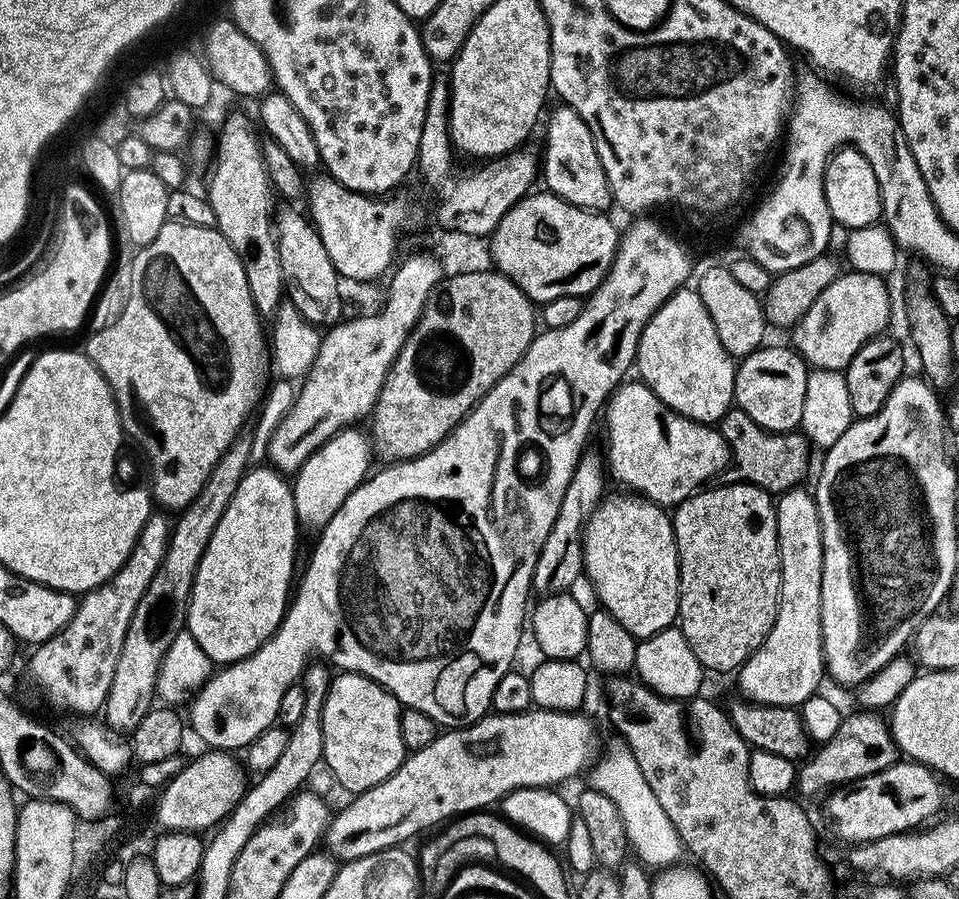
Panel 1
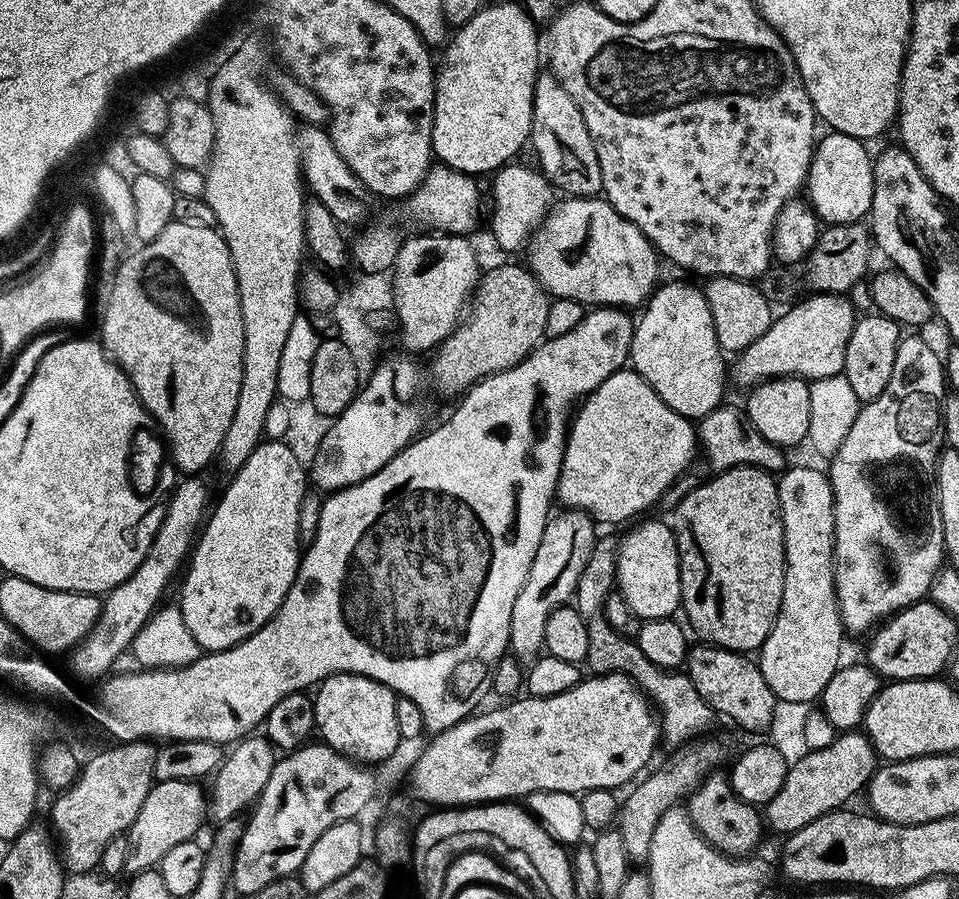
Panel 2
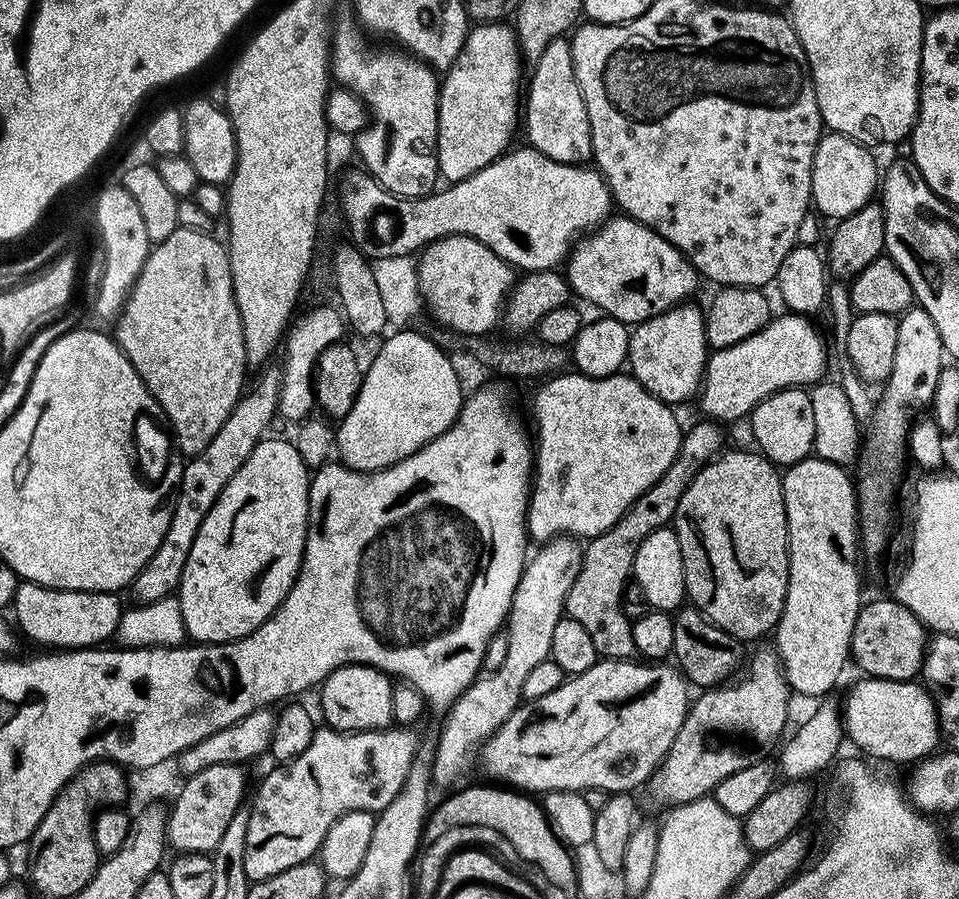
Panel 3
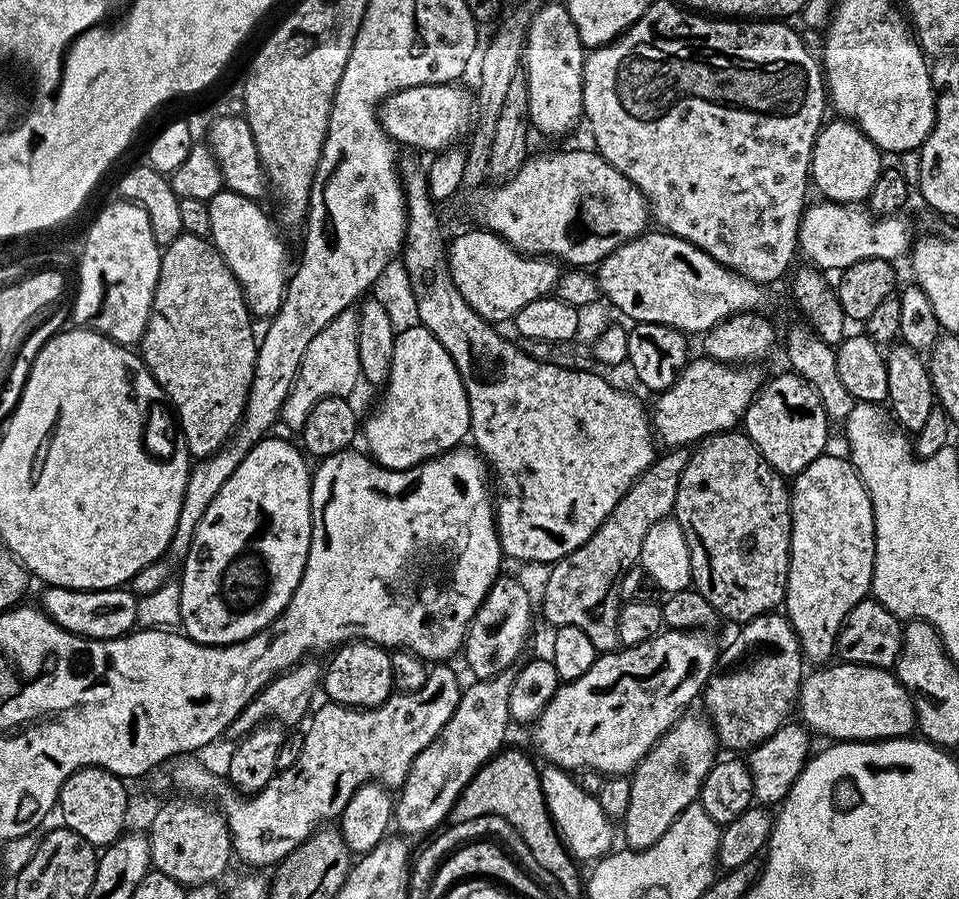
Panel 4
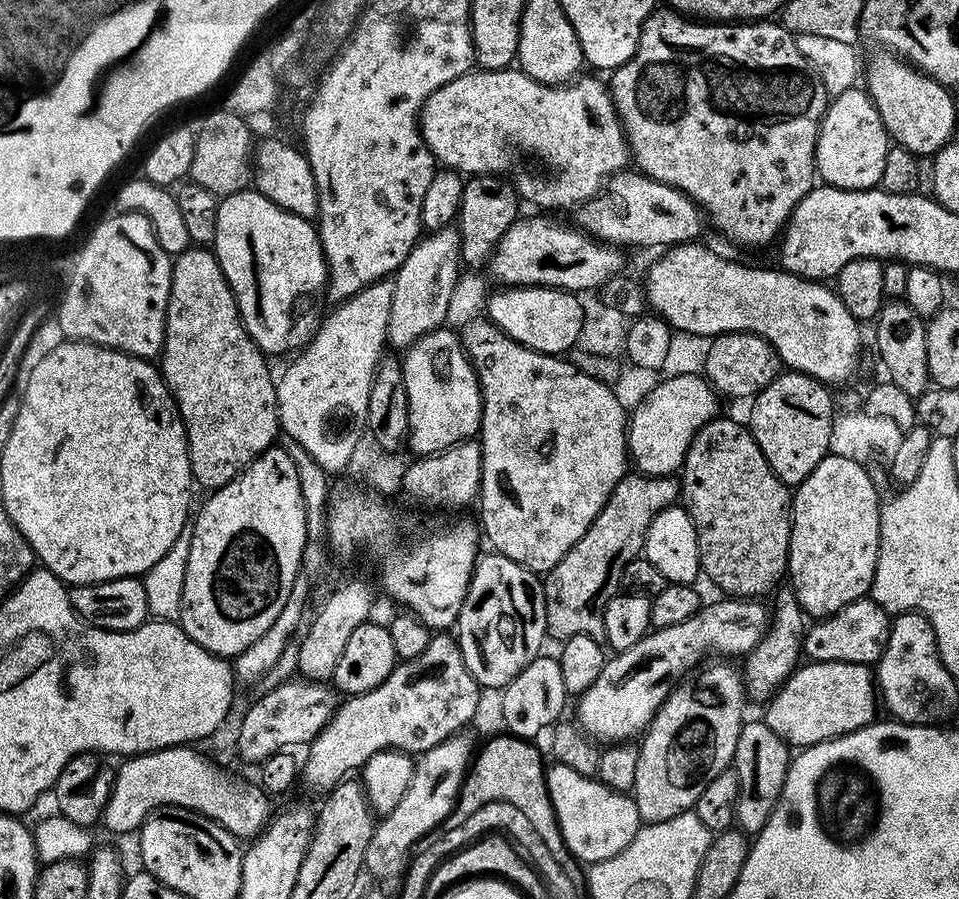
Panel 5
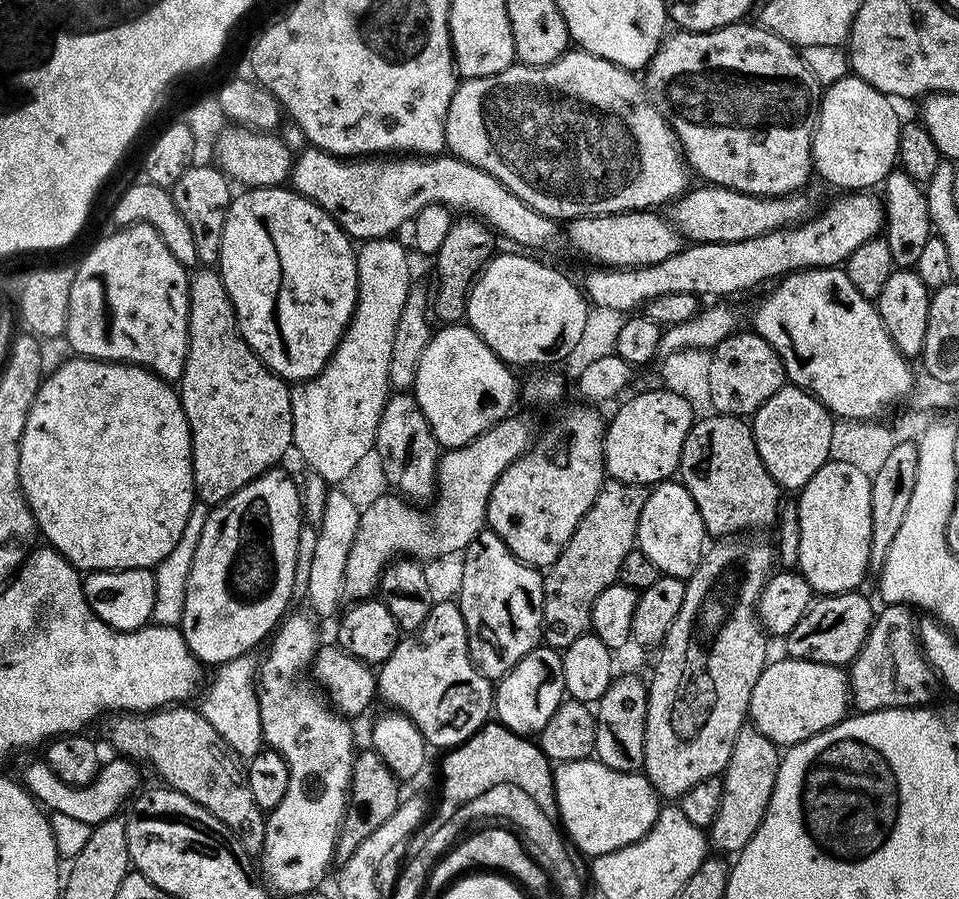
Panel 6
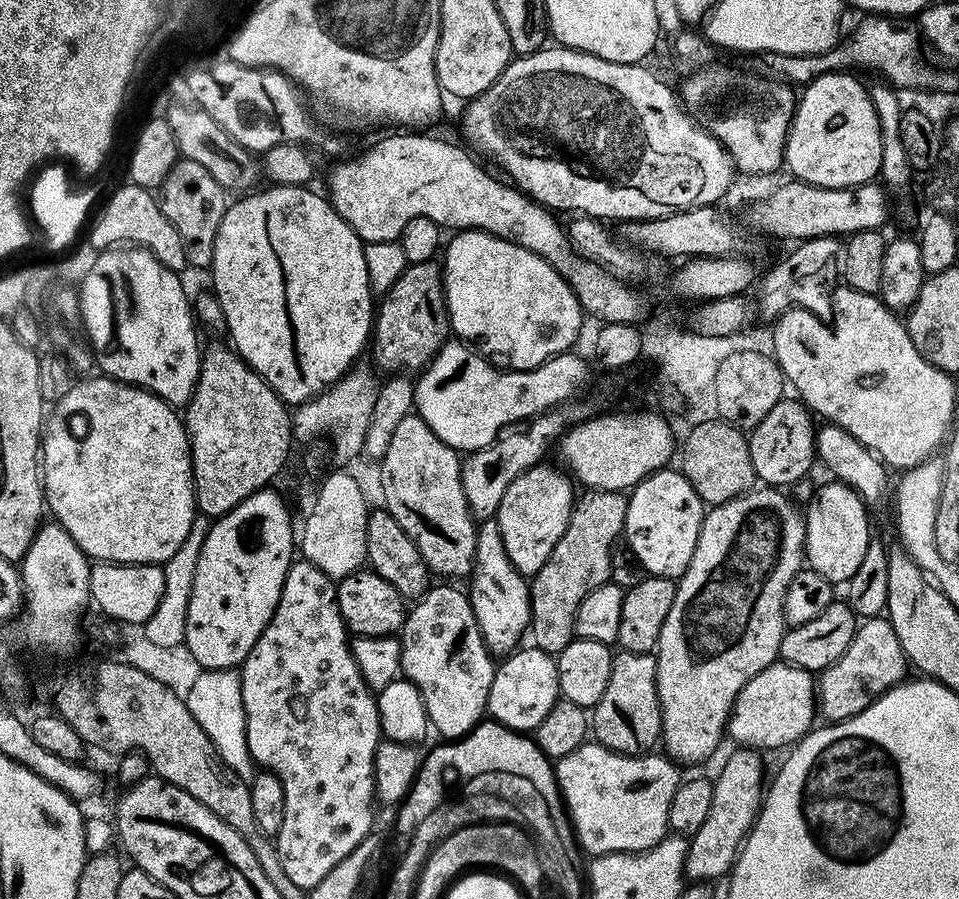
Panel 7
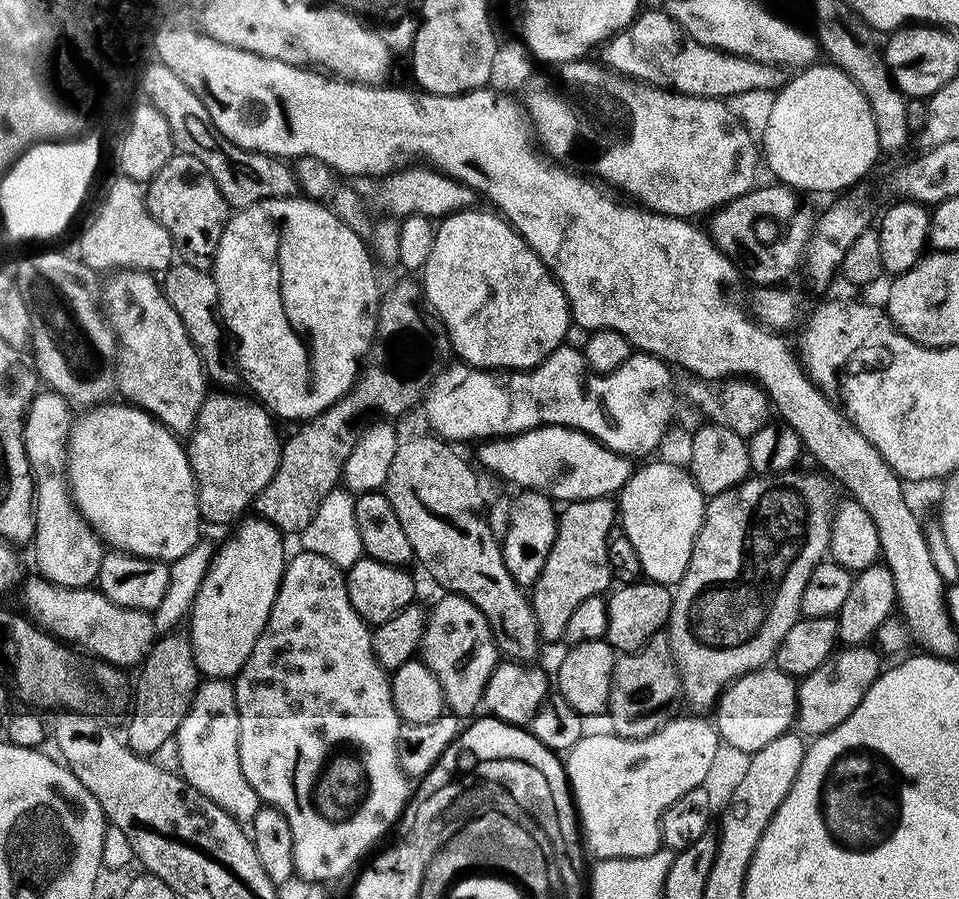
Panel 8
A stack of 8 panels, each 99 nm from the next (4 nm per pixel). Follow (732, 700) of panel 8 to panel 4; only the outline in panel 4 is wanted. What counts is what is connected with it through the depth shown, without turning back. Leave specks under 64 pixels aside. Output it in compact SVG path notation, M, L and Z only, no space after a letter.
M832 662L820 666L817 672L809 671L800 686L798 716L813 733L821 732L832 742L871 742L873 740L899 740L917 727L916 708L912 697L903 688L895 675L887 668L871 668L865 664Z

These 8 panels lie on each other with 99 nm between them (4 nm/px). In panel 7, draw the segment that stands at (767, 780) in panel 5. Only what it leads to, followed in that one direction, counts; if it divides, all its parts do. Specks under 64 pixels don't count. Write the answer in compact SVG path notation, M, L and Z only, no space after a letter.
M737 747L731 753L722 772L714 777L712 789L714 798L710 802L710 814L702 822L702 830L688 840L688 853L684 863L684 874L692 882L713 882L719 876L727 877L739 856L741 847L748 839L748 833L760 814L766 795L766 776L759 751Z

